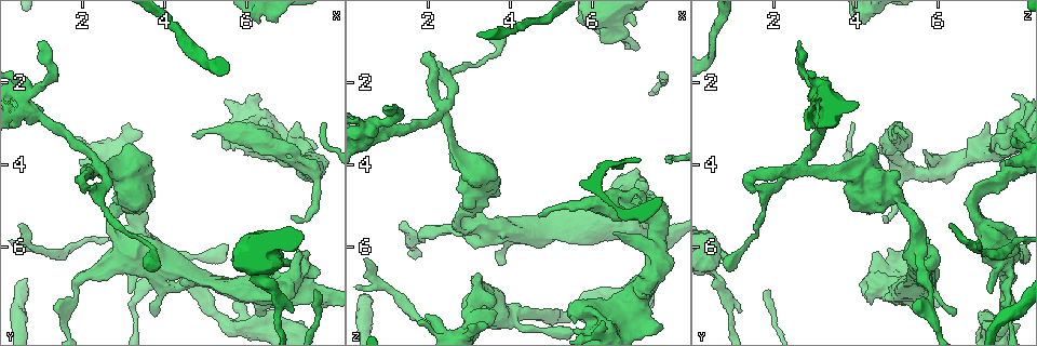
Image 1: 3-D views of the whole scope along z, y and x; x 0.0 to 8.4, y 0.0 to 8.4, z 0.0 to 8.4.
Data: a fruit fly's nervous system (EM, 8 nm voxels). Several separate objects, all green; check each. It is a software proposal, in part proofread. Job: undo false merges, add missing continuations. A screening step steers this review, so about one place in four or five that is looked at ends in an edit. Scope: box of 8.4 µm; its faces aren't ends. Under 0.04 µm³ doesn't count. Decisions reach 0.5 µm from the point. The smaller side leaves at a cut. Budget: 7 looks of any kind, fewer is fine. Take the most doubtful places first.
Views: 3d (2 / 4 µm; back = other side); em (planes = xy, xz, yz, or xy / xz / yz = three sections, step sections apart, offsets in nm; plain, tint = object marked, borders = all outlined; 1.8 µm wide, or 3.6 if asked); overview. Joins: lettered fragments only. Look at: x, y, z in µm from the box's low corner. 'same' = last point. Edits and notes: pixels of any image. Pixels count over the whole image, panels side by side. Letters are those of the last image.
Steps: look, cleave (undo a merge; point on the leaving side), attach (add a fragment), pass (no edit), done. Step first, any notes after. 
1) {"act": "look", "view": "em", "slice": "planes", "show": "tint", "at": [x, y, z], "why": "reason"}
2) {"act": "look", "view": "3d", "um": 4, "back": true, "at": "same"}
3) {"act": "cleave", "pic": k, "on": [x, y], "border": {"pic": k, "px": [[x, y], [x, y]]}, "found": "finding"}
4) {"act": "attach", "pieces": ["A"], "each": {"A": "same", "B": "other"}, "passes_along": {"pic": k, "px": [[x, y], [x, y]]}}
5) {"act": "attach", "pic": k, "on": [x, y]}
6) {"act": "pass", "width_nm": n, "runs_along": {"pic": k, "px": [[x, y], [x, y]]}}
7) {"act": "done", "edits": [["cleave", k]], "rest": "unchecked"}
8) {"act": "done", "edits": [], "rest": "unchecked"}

{"act": "look", "view": "3d", "um": 4, "at": [2.30, 4.00, 2.75], "why": "four or more arms meet"}

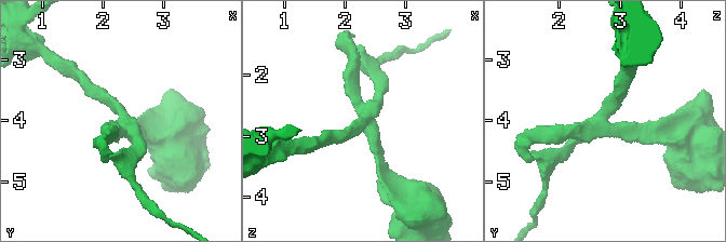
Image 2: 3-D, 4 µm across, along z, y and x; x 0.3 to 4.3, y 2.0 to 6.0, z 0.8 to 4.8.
{"act": "look", "view": "em", "slice": "planes", "show": "borders", "at": [2.35, 4.10, 2.80], "arms": 4, "why": "now the EM"}

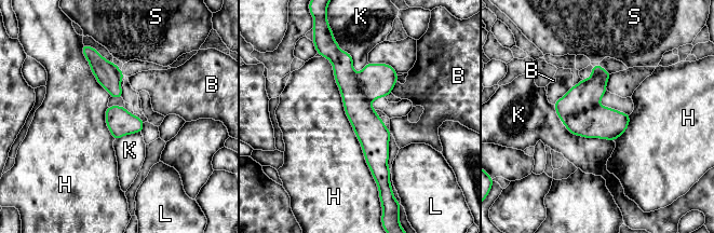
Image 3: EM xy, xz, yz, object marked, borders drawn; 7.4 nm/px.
{"act": "pass", "each": {"B": "other", "H": "other", "K": "other", "L": "other", "S": "other"}, "border": {"pic": 3, "px": [[321, 55], [378, 188]]}, "found": "continuous, no second neuron"}

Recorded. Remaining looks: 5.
{"act": "look", "view": "3d", "um": 2, "at": [6.50, 3.70, 5.60], "why": "free end"}

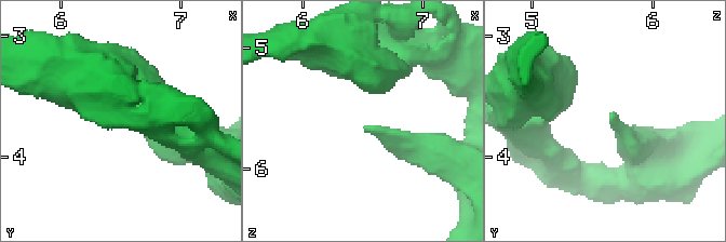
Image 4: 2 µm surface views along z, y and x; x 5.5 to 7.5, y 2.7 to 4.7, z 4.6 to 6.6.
{"act": "look", "view": "em", "slice": "planes", "show": "borders", "at": [6.54, 3.68, 5.64]}

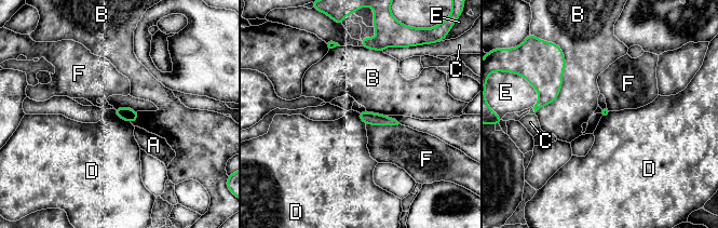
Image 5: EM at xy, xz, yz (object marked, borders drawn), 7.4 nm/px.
{"act": "pass", "longest_contact_nm": ["B", 500], "each": {"A": "other", "B": "other", "C": "other", "D": "other", "E": "other", "F": "other"}, "found": "no lettered fragment goes on from it"}

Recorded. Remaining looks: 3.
{"act": "look", "view": "3d", "um": 4, "at": [7.25, 6.15, 4.50], "why": "stops while still wide"}

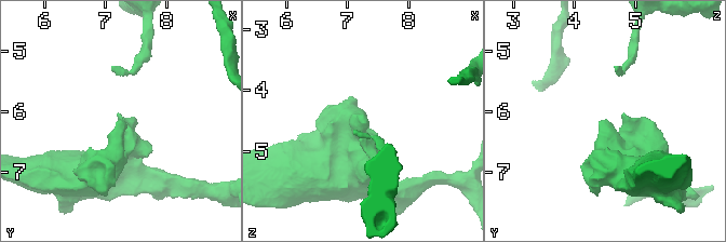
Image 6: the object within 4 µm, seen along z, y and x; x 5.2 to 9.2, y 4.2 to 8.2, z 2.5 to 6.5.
{"act": "look", "view": "em", "slice": "planes", "show": "borders", "at": [7.25, 6.10, 4.50]}

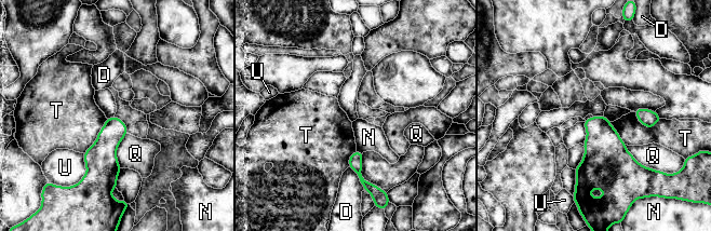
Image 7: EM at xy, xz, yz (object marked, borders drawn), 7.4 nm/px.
{"act": "pass", "longest_contact_nm": ["T", 320], "each": {"D": "other", "N": "other", "Q": "other", "T": "other", "U": "other"}, "border": {"pic": 7, "px": [[603, 116], [609, 122]]}, "found": "none of them fits"}

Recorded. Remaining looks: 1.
{"act": "done", "edits": [], "rest": "unchecked"}

